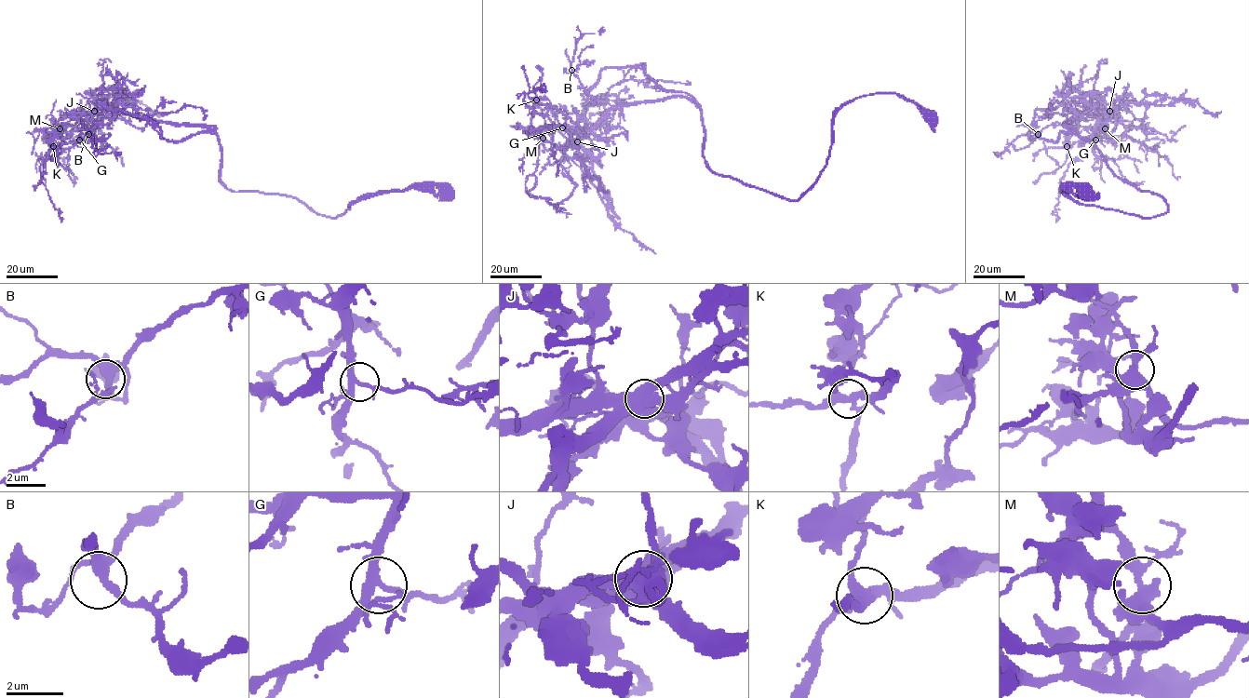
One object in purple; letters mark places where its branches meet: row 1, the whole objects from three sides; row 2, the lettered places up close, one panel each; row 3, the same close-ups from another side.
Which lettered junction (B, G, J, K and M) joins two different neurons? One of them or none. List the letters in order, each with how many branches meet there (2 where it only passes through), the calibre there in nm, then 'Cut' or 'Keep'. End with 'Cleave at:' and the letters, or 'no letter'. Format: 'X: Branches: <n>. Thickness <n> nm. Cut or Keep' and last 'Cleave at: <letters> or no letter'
B: Branches: 4. Thickness 320 nm. Keep
G: Branches: 4. Thickness 260 nm. Keep
J: Branches: 4. Thickness 550 nm. Keep
K: Branches: 4. Thickness 360 nm. Keep
M: Branches: 4. Thickness 440 nm. Keep
Cleave at: no letter

